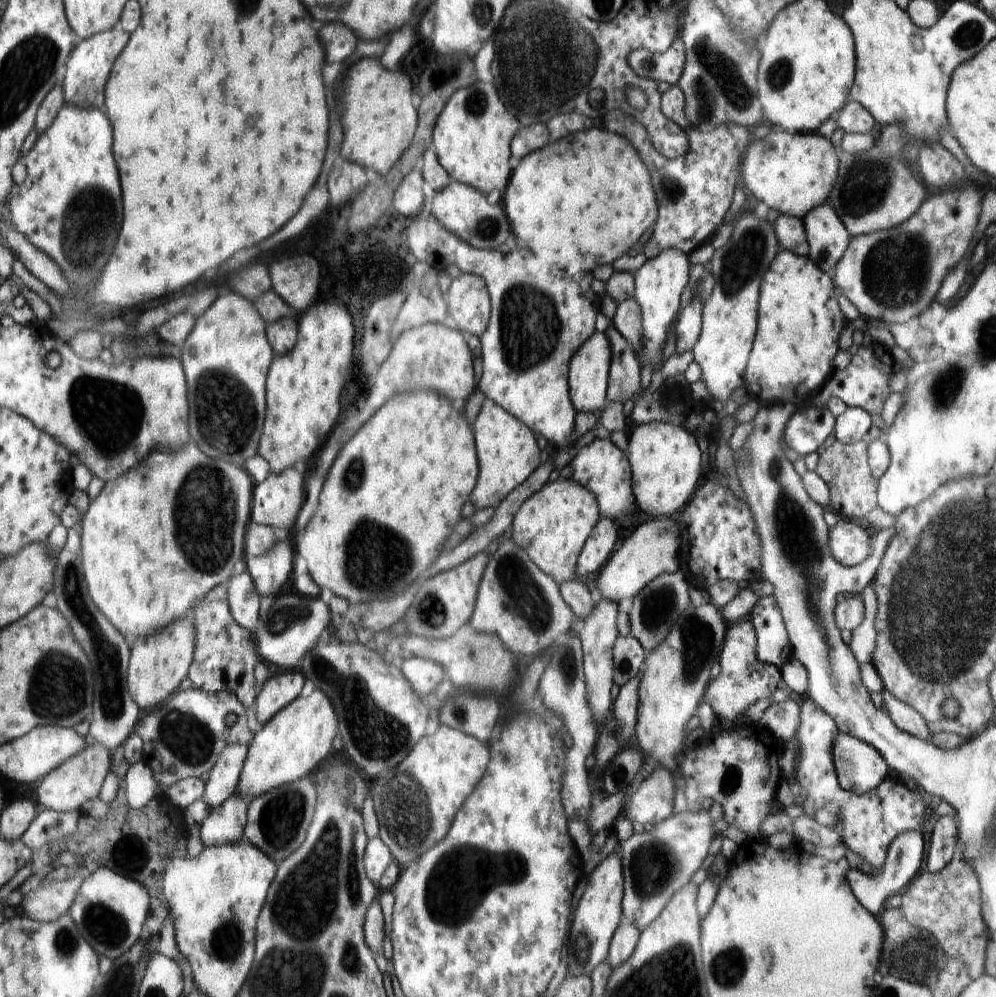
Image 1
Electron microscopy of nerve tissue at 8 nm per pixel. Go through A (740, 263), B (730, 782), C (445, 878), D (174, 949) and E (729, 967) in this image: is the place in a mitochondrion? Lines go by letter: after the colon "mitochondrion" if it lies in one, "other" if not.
A: mitochondrion
B: mitochondrion
C: mitochondrion
D: other
E: mitochondrion

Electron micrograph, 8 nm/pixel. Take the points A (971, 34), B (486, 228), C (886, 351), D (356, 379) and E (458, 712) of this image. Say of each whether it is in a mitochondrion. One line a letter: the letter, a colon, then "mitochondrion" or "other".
A: mitochondrion
B: mitochondrion
C: other
D: other
E: mitochondrion

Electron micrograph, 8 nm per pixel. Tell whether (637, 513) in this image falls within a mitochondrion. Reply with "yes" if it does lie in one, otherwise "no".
no

